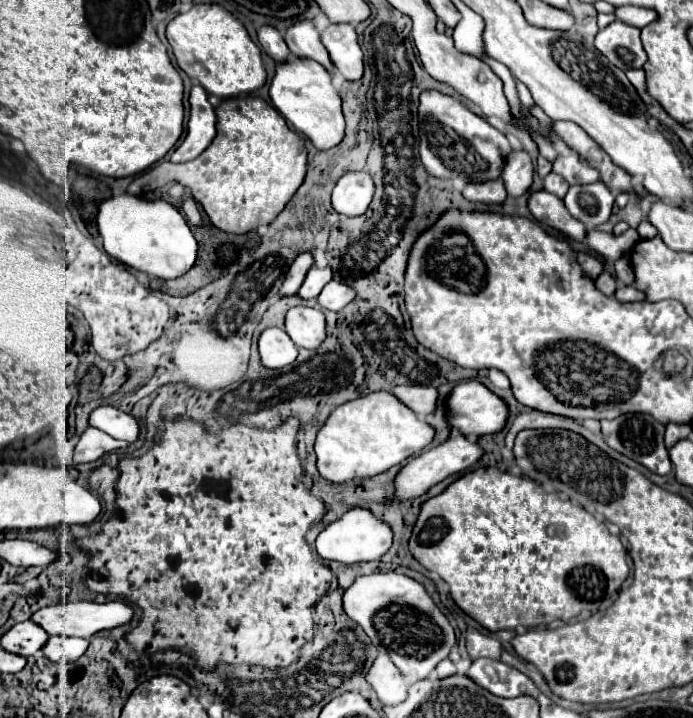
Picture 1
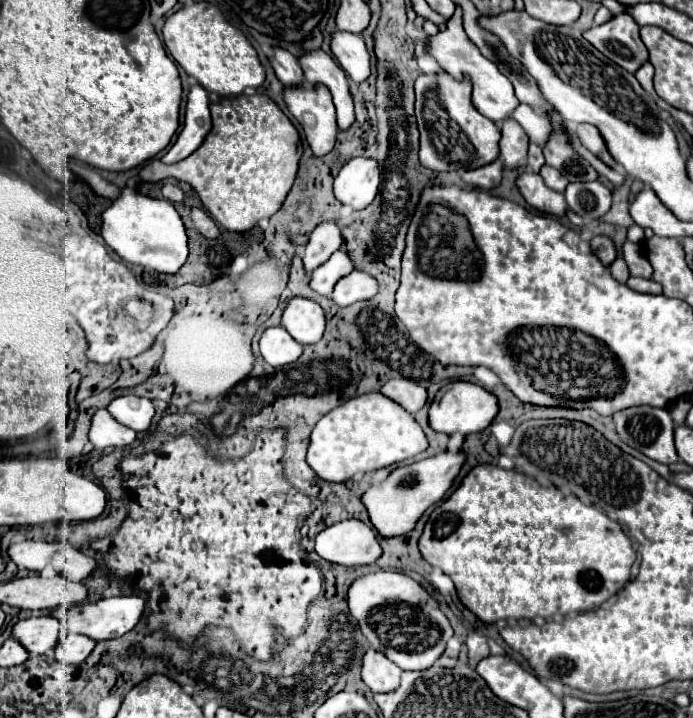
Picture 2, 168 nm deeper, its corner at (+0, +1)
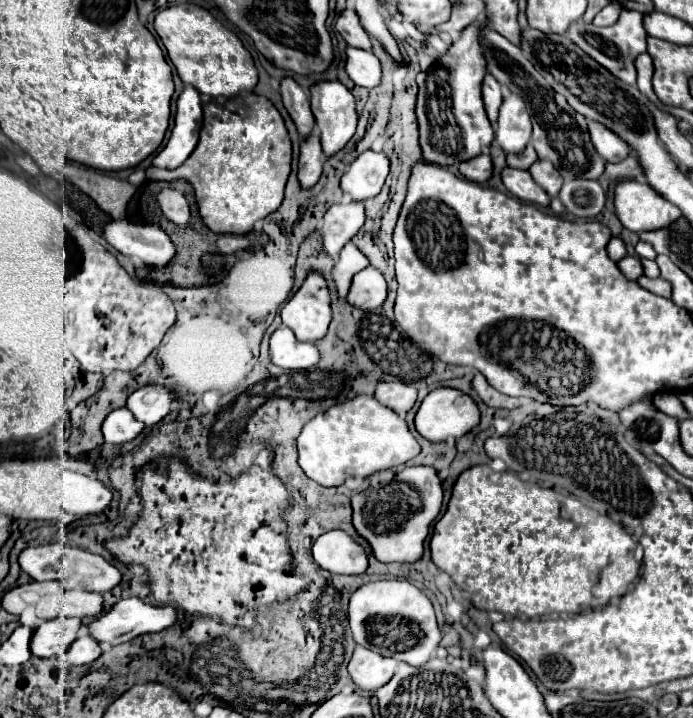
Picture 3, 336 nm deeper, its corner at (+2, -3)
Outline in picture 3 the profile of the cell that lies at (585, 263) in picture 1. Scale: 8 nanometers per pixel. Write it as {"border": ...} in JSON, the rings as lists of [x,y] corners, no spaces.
{"border":[[[613,236],[609,240],[609,244],[607,244],[607,254],[609,254],[609,258],[613,262],[619,262],[625,256],[625,244],[623,244],[623,240],[619,240],[619,238]]]}

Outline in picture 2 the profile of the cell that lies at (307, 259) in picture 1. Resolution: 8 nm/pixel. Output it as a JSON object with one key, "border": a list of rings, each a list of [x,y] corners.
{"border":[[[337,220],[321,222],[313,230],[313,234],[305,246],[305,254],[303,254],[305,270],[313,272],[321,264],[325,264],[331,258],[331,254],[341,248],[341,244],[343,244],[343,236],[341,236],[339,222]]]}

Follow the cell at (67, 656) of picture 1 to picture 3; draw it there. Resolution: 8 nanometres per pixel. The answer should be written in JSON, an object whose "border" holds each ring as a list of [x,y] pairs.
{"border":[[[83,634],[67,650],[67,664],[69,666],[83,666],[83,664],[97,660],[99,656],[101,656],[99,644],[95,640],[91,640],[91,636]]]}

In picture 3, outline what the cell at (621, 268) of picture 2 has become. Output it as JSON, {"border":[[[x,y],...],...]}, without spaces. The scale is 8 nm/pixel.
{"border":[[[625,256],[623,260],[617,262],[617,266],[627,280],[637,280],[643,274],[643,268],[641,268],[641,262],[637,260],[637,256]]]}

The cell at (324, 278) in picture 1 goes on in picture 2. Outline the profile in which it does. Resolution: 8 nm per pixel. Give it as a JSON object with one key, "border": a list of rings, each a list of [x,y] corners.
{"border":[[[337,250],[325,264],[311,272],[311,288],[323,296],[329,296],[333,286],[353,270],[353,260],[343,250]]]}

